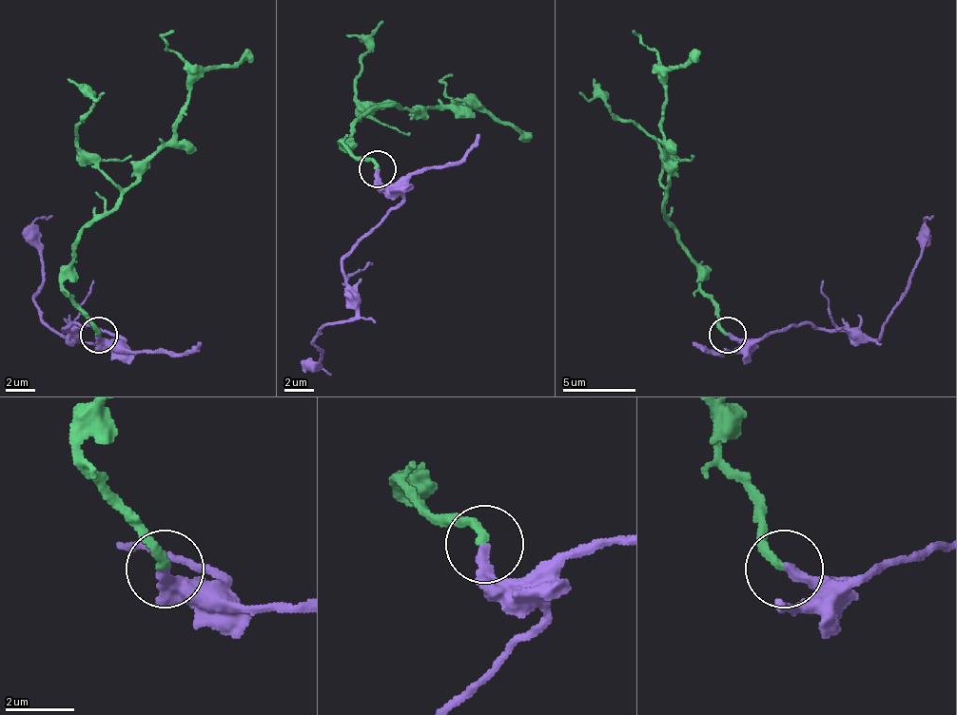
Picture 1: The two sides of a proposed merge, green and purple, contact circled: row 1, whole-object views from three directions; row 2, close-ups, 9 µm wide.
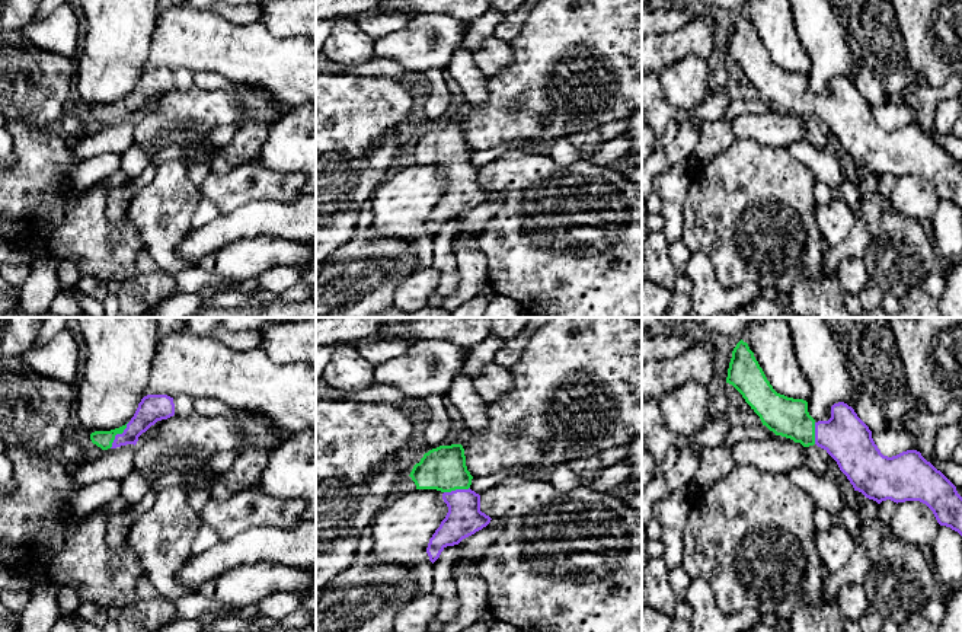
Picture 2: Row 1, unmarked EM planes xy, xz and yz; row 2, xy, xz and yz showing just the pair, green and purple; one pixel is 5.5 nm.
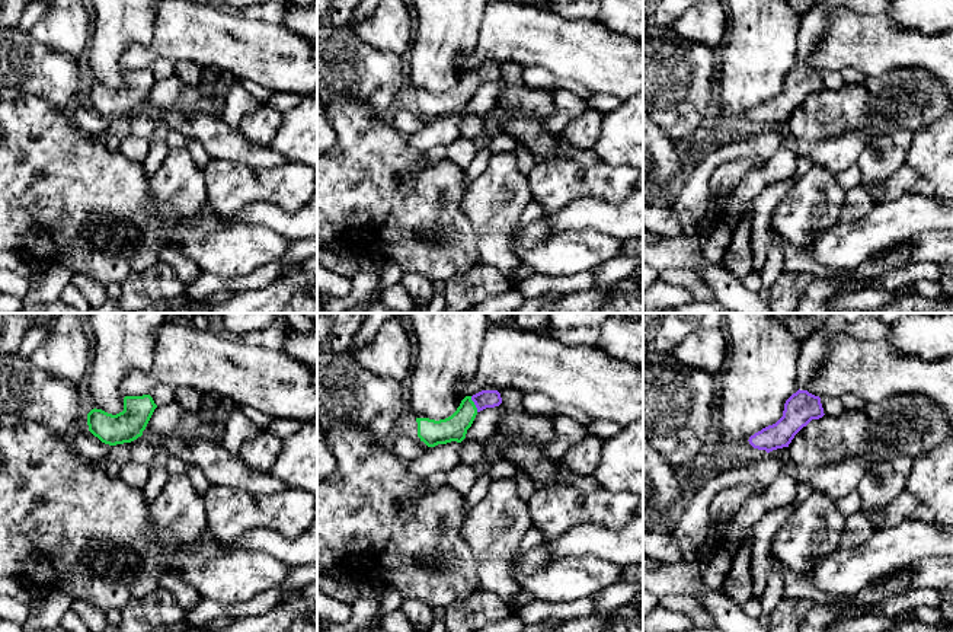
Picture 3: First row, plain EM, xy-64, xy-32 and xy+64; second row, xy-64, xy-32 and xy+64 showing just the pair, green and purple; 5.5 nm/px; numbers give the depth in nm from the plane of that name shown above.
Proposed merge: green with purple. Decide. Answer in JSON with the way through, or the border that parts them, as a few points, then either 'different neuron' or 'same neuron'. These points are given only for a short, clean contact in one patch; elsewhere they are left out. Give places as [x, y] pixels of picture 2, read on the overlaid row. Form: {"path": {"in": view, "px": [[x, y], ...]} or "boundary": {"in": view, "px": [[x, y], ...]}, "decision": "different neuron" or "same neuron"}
{"path": {"in": "xy", "px": [[102, 439], [111, 439], [117, 433], [128, 433], [153, 408]]}, "decision": "same neuron"}

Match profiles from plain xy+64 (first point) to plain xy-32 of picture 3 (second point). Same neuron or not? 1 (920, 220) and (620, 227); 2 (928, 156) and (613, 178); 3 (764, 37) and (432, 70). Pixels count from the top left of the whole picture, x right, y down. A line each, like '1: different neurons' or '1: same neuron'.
1: same neuron
2: different neurons
3: same neuron

